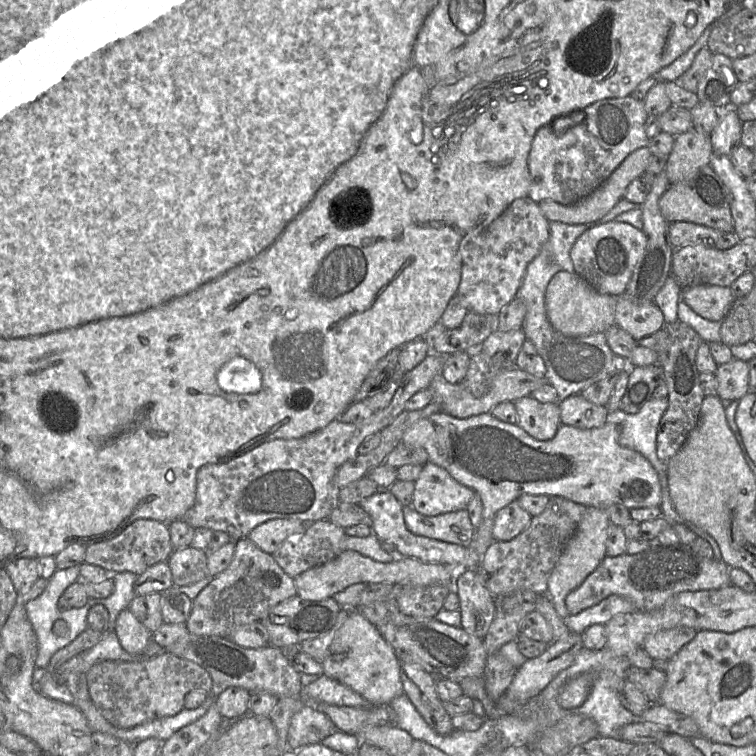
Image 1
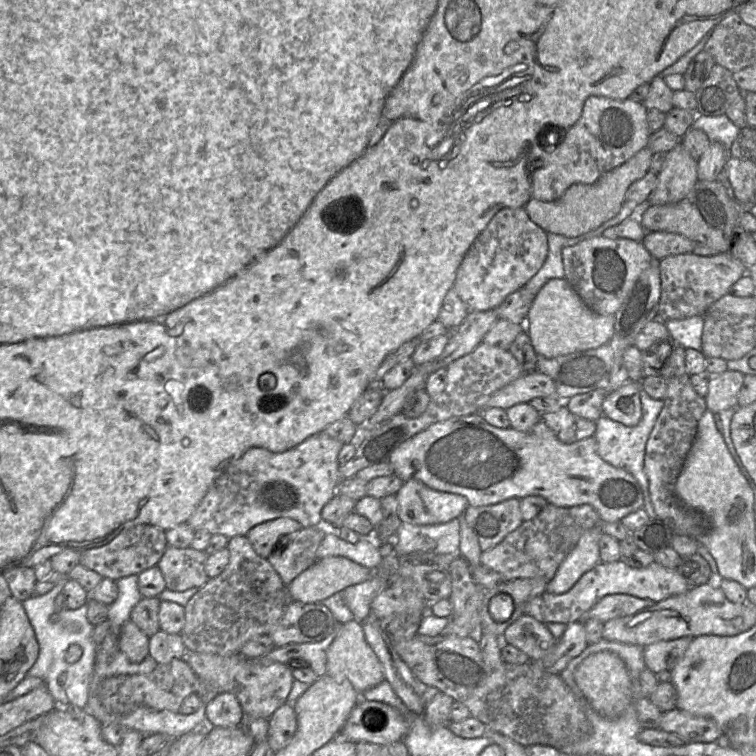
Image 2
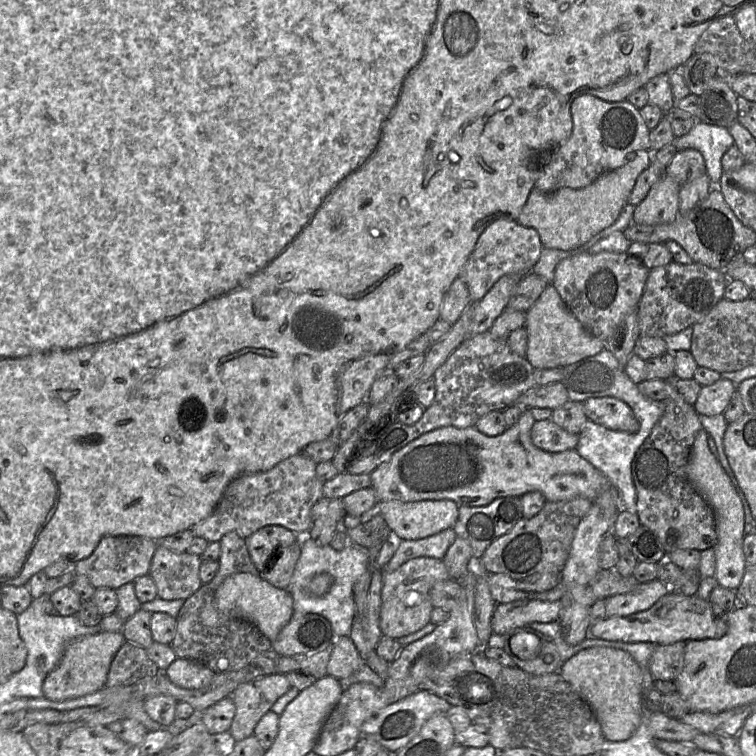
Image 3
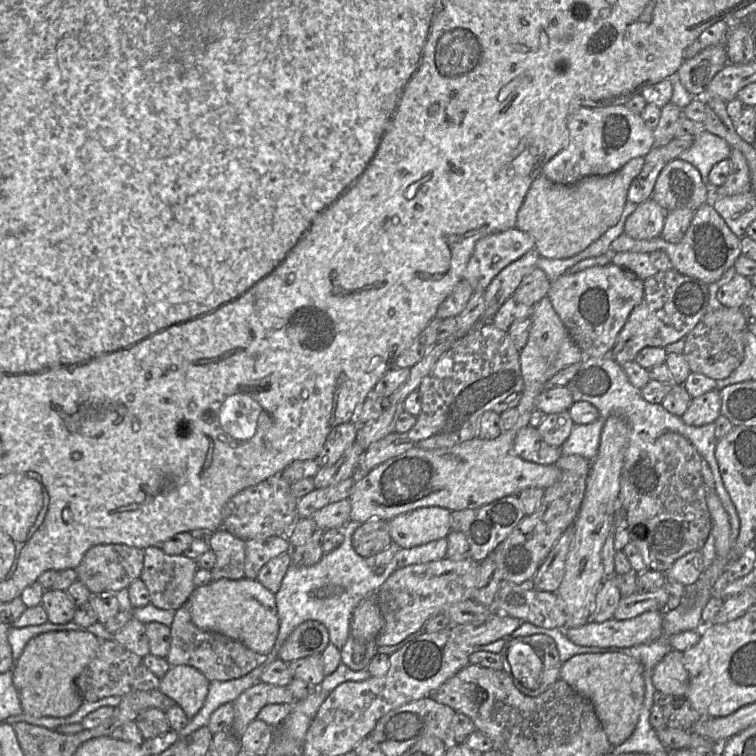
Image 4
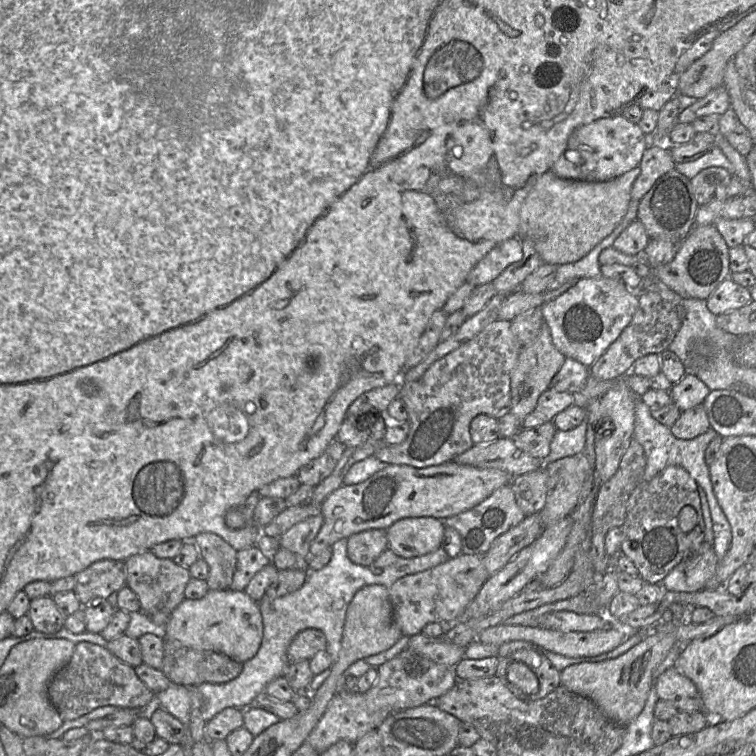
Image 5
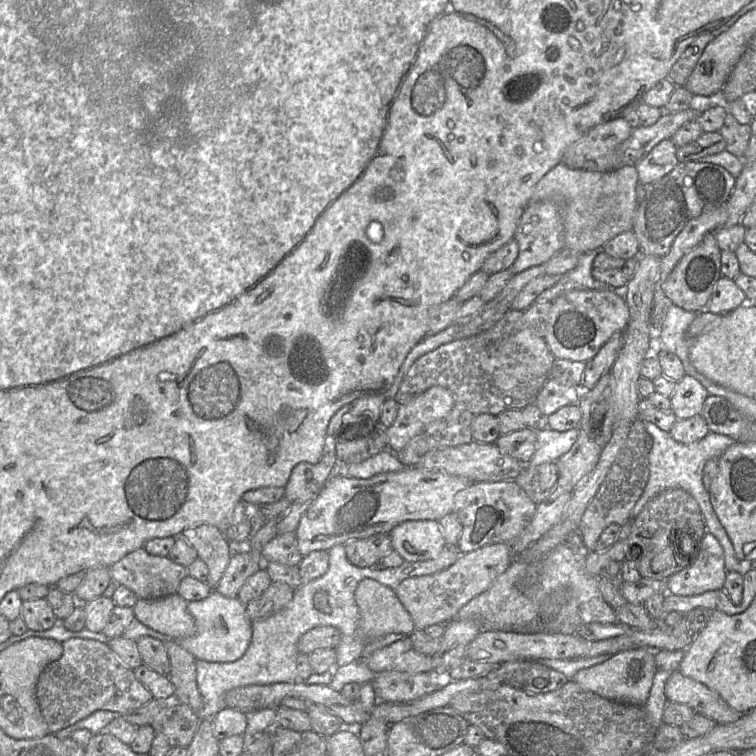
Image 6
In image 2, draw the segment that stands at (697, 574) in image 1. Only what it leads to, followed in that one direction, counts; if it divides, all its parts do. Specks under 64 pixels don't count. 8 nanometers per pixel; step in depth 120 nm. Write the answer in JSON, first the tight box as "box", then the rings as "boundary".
{"box":[523,559,691,625],"boundary":[[[623,559],[611,563],[599,562],[585,572],[567,592],[557,595],[545,591],[528,601],[524,606],[523,615],[532,616],[544,624],[555,622],[568,625],[579,621],[597,602],[610,594],[627,594],[659,602],[670,596],[683,594],[691,588],[677,570],[668,569],[657,562],[644,568],[630,567]]]}

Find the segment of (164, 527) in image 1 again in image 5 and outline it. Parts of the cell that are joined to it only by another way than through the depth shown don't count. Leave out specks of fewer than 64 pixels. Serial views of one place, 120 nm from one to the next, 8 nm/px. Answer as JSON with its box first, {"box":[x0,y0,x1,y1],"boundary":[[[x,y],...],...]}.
{"box":[74,559,126,607],"boundary":[[[103,559],[74,575],[75,592],[82,607],[92,600],[106,599],[126,585],[124,561]]]}

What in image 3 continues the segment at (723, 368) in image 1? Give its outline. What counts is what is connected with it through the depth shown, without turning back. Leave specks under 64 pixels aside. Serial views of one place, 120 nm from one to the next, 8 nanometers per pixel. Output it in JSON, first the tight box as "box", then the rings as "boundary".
{"box":[693,377,736,416],"boundary":[[[722,377],[712,385],[703,386],[693,404],[696,412],[700,416],[722,414],[730,403],[736,386],[732,381]]]}

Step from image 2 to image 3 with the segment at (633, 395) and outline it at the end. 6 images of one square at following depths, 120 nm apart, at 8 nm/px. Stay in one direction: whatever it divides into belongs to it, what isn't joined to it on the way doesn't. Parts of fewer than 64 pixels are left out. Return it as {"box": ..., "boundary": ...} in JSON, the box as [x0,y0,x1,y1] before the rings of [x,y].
{"box":[583,397,640,433],"boundary":[[[614,397],[589,398],[583,402],[587,419],[616,431],[635,433],[640,423],[631,407]]]}

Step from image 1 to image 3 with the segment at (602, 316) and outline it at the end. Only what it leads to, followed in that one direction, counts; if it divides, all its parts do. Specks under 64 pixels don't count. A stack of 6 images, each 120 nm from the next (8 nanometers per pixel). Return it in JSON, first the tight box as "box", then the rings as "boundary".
{"box":[525,284,605,369],"boundary":[[[549,284],[526,312],[527,351],[525,358],[538,369],[564,368],[605,349],[605,341],[588,333],[569,311],[559,293]]]}

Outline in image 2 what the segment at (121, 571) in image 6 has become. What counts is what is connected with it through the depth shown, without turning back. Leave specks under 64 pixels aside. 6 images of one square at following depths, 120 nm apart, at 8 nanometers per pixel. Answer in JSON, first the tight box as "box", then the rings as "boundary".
{"box":[157,546,209,592],"boundary":[[[168,546],[157,564],[165,580],[166,589],[183,592],[205,585],[209,580],[205,573],[208,556],[205,551],[191,547],[182,549]]]}

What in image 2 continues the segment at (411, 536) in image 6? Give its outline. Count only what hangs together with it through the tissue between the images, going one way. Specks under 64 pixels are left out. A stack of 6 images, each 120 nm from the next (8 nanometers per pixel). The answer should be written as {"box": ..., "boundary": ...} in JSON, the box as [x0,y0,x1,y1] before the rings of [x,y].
{"box":[395,479,469,525],"boundary":[[[414,479],[405,482],[395,495],[398,517],[413,525],[449,522],[462,515],[469,505],[460,494],[434,490]]]}

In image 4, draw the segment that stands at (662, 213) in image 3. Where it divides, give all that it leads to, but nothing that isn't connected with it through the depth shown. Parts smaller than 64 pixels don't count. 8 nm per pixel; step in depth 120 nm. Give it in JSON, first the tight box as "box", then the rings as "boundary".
{"box":[624,199,669,240],"boundary":[[[653,199],[638,204],[624,225],[624,234],[638,240],[649,240],[660,236],[669,212]]]}

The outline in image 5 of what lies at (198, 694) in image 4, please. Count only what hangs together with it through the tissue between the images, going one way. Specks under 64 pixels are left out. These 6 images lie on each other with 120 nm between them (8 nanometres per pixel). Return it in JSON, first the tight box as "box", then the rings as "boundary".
{"box":[153,684,191,727],"boundary":[[[170,684],[165,690],[155,694],[153,706],[159,706],[179,719],[188,727],[190,720],[191,689],[189,687]]]}

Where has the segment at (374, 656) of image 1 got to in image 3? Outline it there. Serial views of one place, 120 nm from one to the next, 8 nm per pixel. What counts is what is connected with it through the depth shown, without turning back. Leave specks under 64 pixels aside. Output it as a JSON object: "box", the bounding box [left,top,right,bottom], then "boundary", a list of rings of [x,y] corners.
{"box":[327,636,365,679],"boundary":[[[350,636],[336,637],[327,666],[327,674],[344,679],[358,671],[365,664]]]}

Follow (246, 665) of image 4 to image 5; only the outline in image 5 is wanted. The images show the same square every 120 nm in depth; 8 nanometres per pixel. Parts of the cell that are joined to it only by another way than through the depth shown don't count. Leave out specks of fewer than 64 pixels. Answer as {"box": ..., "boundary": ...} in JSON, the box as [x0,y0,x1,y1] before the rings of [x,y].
{"box":[162,640,243,687],"boundary":[[[164,640],[162,672],[171,684],[196,687],[200,683],[225,683],[236,678],[243,663],[222,653],[199,651],[178,641]]]}

